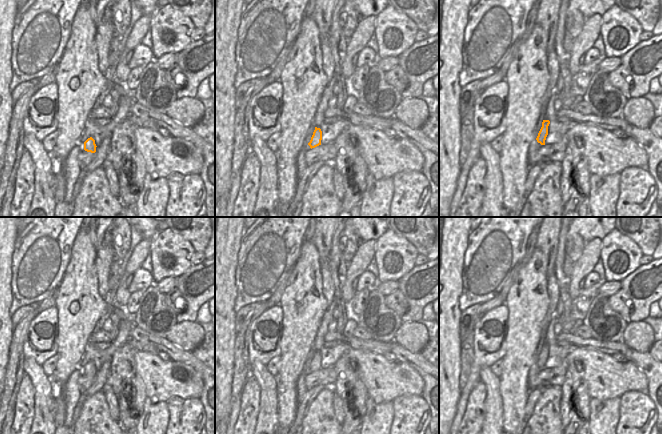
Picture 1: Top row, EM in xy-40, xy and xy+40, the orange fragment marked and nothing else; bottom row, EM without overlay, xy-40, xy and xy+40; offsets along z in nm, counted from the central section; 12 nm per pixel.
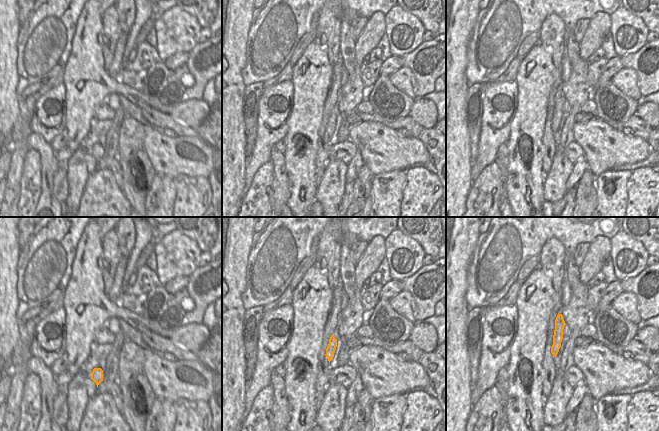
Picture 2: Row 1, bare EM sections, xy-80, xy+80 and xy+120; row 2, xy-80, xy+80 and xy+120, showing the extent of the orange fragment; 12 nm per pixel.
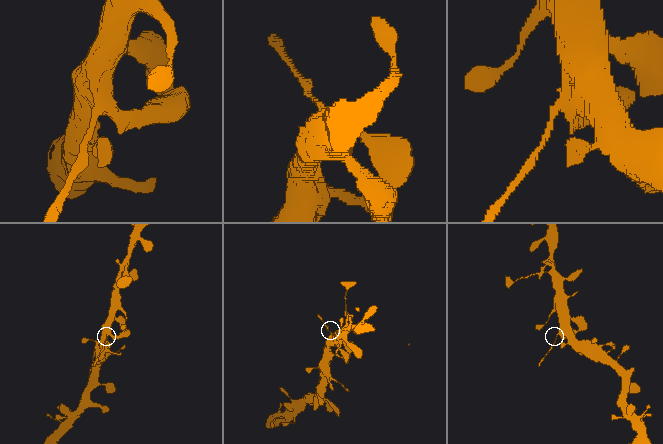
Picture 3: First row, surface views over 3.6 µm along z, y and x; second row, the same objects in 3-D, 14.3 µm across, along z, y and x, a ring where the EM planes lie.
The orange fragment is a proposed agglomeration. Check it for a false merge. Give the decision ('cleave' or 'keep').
cleave

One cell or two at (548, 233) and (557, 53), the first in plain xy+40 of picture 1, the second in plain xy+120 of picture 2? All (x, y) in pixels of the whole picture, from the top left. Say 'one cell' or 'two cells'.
one cell

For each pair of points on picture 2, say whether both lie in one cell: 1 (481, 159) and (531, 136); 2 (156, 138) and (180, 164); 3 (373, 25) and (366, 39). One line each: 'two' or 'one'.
1: two
2: one
3: one

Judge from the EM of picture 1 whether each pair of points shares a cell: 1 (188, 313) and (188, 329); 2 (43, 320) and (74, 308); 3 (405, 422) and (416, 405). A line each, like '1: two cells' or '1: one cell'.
1: two cells
2: two cells
3: one cell

